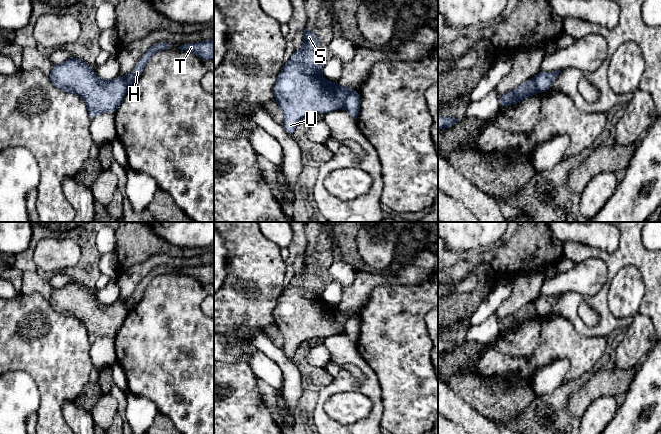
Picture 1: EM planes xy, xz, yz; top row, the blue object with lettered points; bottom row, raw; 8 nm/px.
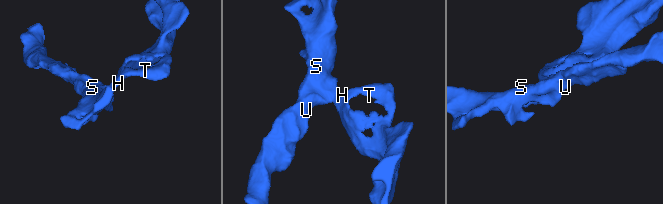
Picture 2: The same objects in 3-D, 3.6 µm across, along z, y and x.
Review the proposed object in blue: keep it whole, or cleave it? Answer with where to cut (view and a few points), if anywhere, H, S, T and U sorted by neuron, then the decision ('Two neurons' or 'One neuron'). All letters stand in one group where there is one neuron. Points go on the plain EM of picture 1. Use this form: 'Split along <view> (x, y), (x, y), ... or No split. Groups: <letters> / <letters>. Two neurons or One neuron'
Split along xz (353, 315), (346, 321), (342, 331). Groups: H T / S U. Two neurons

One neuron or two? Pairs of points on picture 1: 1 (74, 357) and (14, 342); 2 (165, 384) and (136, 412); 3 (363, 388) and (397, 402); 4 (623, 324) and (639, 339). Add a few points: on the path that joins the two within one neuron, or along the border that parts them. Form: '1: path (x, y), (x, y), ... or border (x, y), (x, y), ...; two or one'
1: path (59, 355), (47, 345), (29, 345); one
2: border (130, 392), (147, 397), (155, 405), (159, 413); two
3: border (375, 373), (380, 386), (381, 420); two
4: border (634, 318), (631, 325), (624, 331); two

